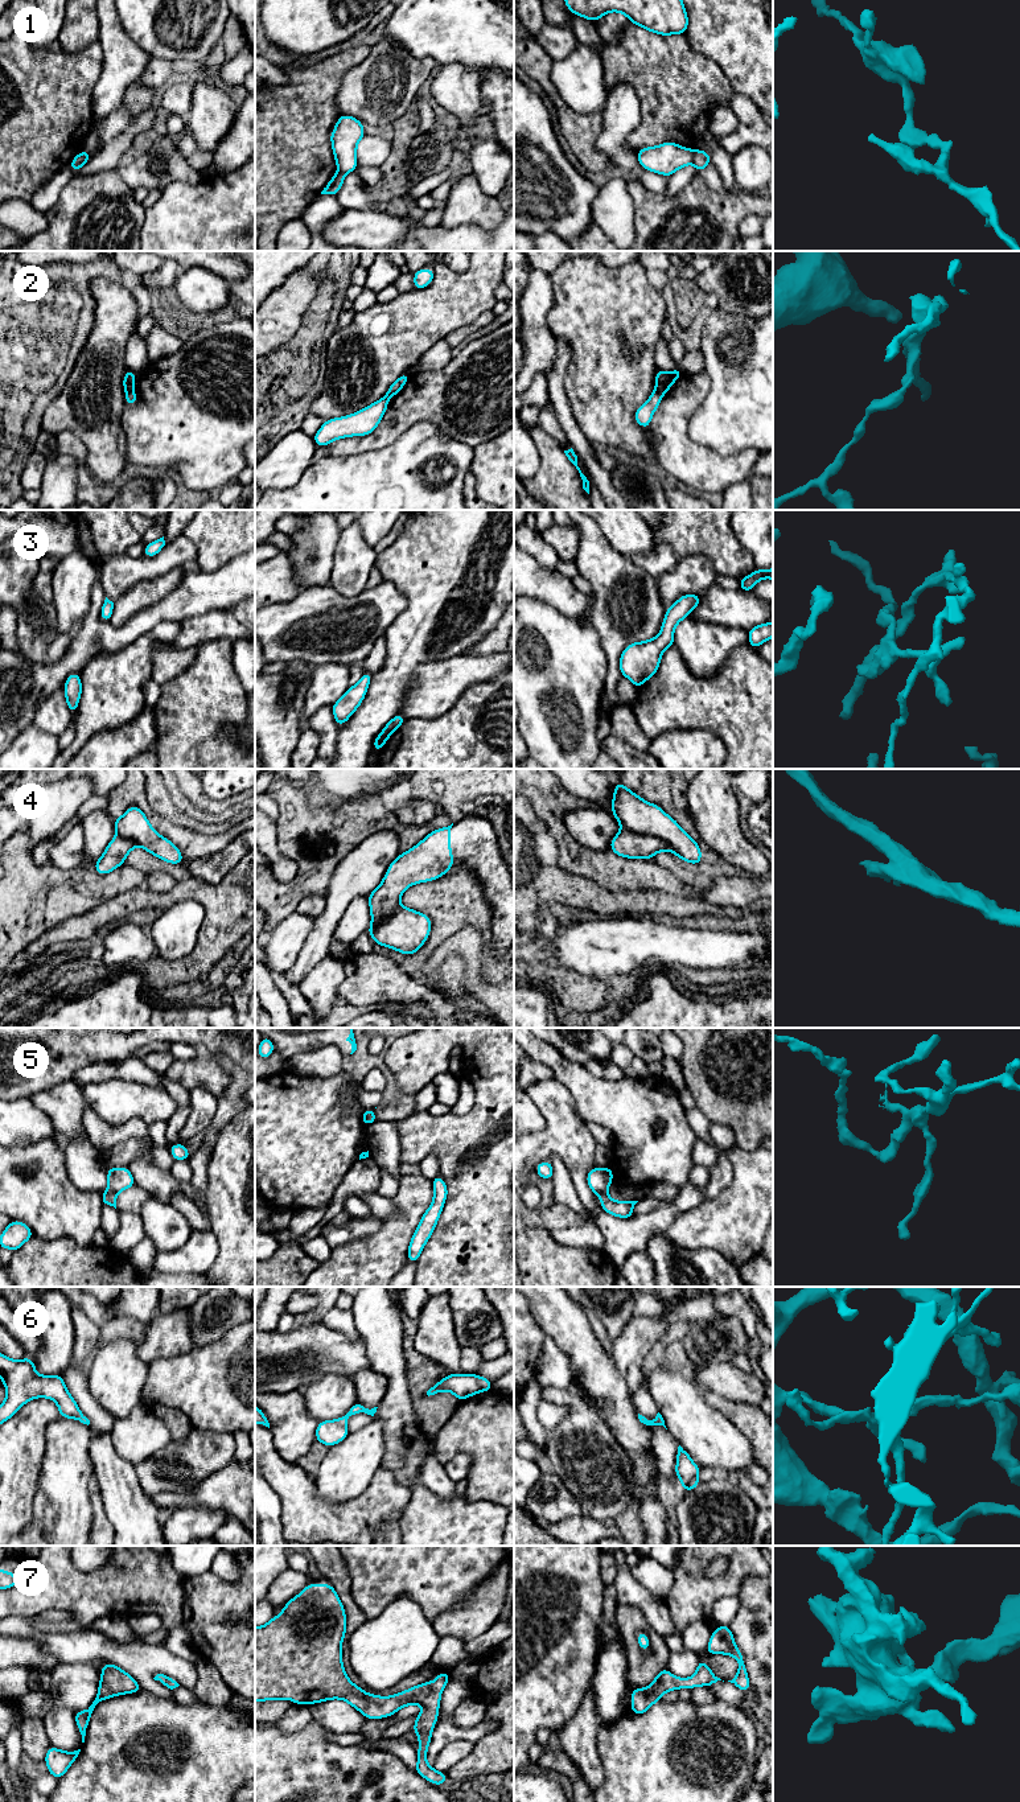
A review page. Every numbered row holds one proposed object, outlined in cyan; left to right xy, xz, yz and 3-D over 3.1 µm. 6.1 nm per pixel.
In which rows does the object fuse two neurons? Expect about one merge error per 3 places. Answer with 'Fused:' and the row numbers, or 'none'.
Fused: 1, 2, 5

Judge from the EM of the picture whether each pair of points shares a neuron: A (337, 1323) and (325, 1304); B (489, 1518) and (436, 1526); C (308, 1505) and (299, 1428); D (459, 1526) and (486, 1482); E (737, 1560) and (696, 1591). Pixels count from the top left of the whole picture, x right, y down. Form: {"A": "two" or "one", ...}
{"A": "two", "B": "one", "C": "two", "D": "two", "E": "one"}

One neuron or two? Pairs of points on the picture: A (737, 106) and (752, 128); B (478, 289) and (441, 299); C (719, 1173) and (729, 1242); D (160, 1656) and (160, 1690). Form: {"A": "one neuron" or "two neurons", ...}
{"A": "one neuron", "B": "one neuron", "C": "two neurons", "D": "one neuron"}

